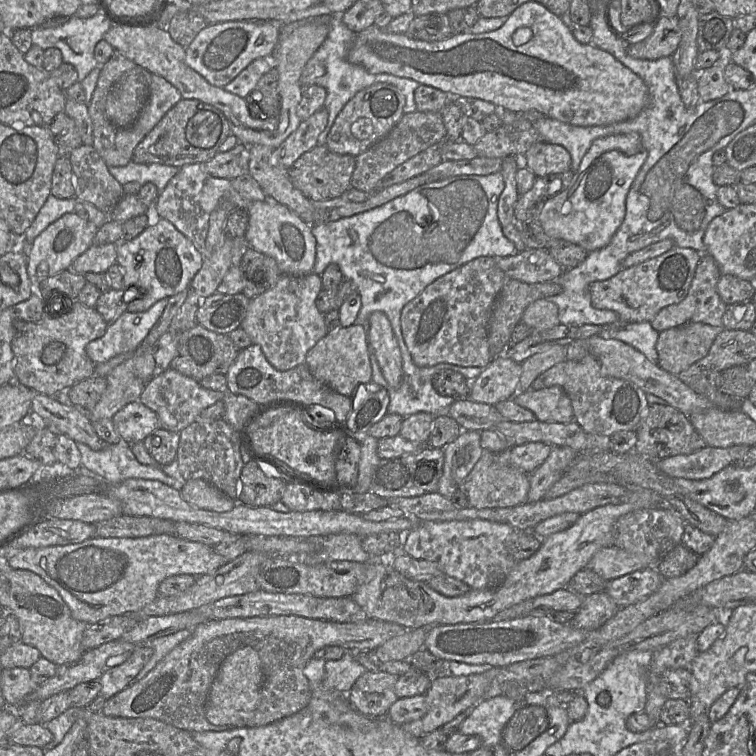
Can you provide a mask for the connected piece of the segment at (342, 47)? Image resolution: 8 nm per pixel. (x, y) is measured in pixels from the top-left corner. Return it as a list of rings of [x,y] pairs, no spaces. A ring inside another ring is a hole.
[[[329,15],[326,18],[308,18],[300,20],[290,25],[305,24],[309,22],[325,22],[329,26],[329,32],[314,53],[313,57],[324,63],[326,67],[326,73],[316,80],[315,85],[322,86],[326,89],[327,95],[324,102],[324,108],[328,111],[328,121],[324,130],[318,136],[318,146],[326,147],[327,135],[340,111],[346,105],[346,103],[360,90],[370,87],[376,83],[386,83],[395,86],[405,97],[405,106],[403,108],[404,114],[411,113],[417,110],[414,100],[414,91],[420,85],[420,83],[404,77],[394,76],[387,73],[371,73],[364,67],[356,64],[352,64],[347,61],[347,53],[353,44],[356,37],[356,33],[351,31],[342,21],[341,15]]]

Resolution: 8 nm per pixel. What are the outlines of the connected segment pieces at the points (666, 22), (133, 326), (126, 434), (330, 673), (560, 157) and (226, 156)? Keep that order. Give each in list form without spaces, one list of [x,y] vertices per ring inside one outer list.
[[[663,16],[649,37],[641,42],[627,45],[627,53],[637,59],[656,60],[672,57],[680,43],[681,33],[676,17]]]
[[[164,298],[144,312],[125,311],[108,327],[103,336],[86,345],[87,356],[97,365],[124,353],[133,353],[162,315],[168,299]]]
[[[140,401],[125,405],[112,417],[112,422],[122,442],[127,444],[143,442],[160,427],[156,413]]]
[[[345,651],[341,659],[326,661],[321,686],[347,693],[366,671],[355,659],[352,651]]]
[[[540,141],[527,150],[522,163],[536,177],[543,177],[571,170],[571,160],[569,152],[563,146]]]
[[[238,143],[227,152],[218,152],[205,164],[205,170],[209,175],[232,180],[249,174],[249,150],[248,146]]]

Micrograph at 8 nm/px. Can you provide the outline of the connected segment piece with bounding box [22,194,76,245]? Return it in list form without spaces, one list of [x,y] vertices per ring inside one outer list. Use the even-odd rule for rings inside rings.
[[[50,194],[35,217],[31,226],[26,230],[22,240],[31,245],[35,238],[50,224],[57,221],[66,213],[74,212],[76,198],[60,199]]]

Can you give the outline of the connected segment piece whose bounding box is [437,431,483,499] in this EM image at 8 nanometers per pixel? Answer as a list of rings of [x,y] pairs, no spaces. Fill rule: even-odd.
[[[462,431],[443,449],[444,466],[438,483],[439,494],[449,499],[461,488],[483,453],[480,442],[481,432]]]

